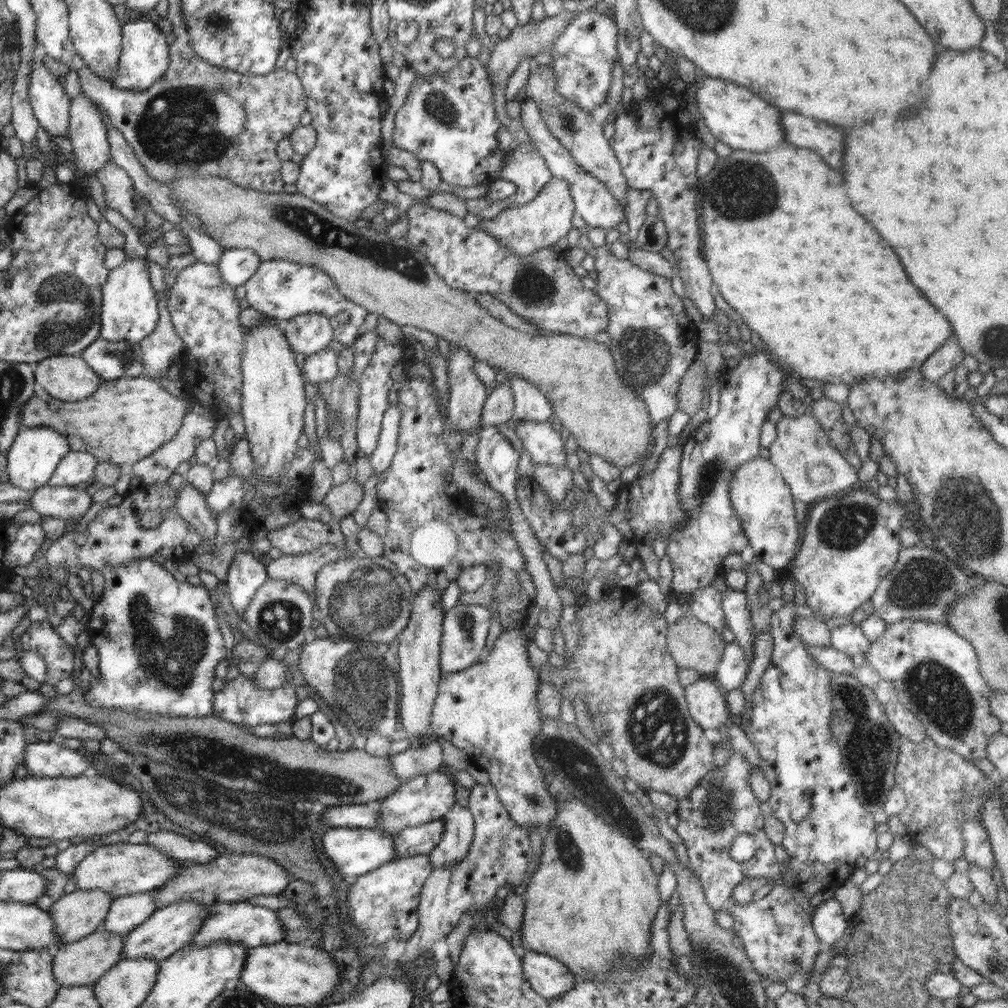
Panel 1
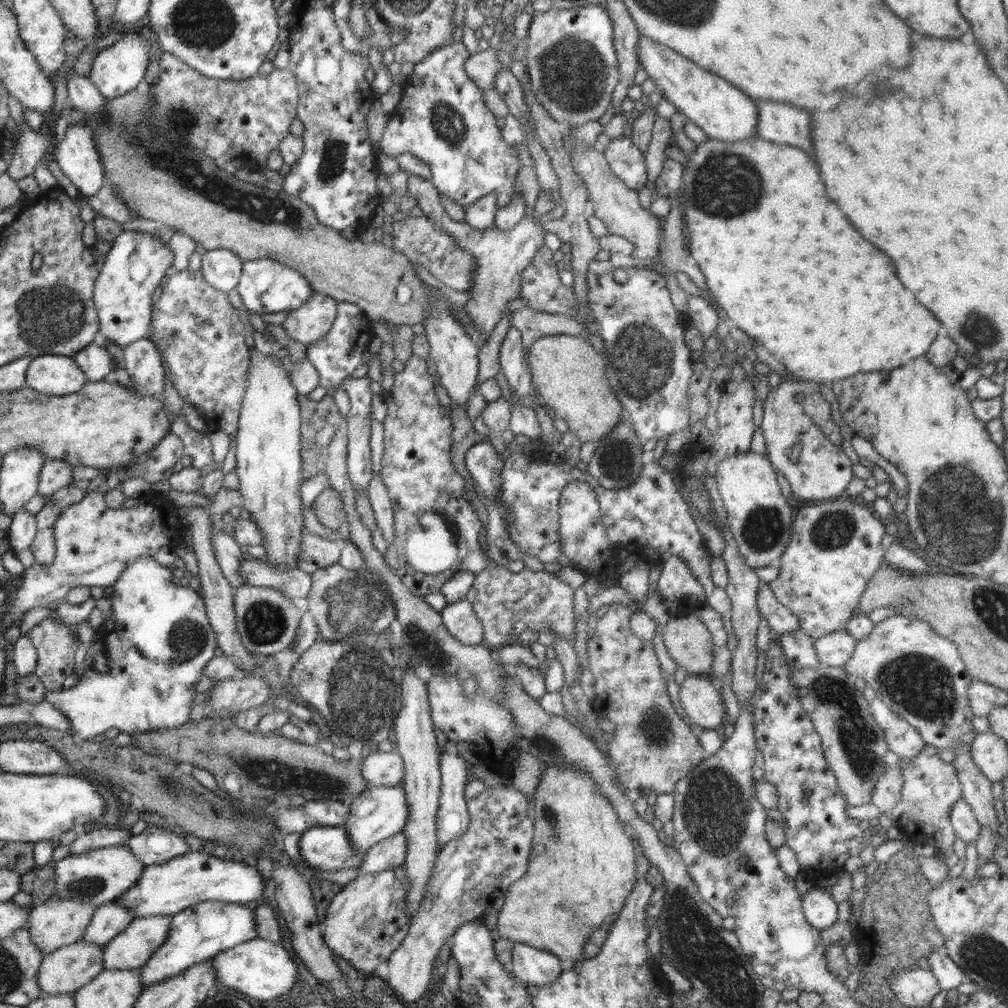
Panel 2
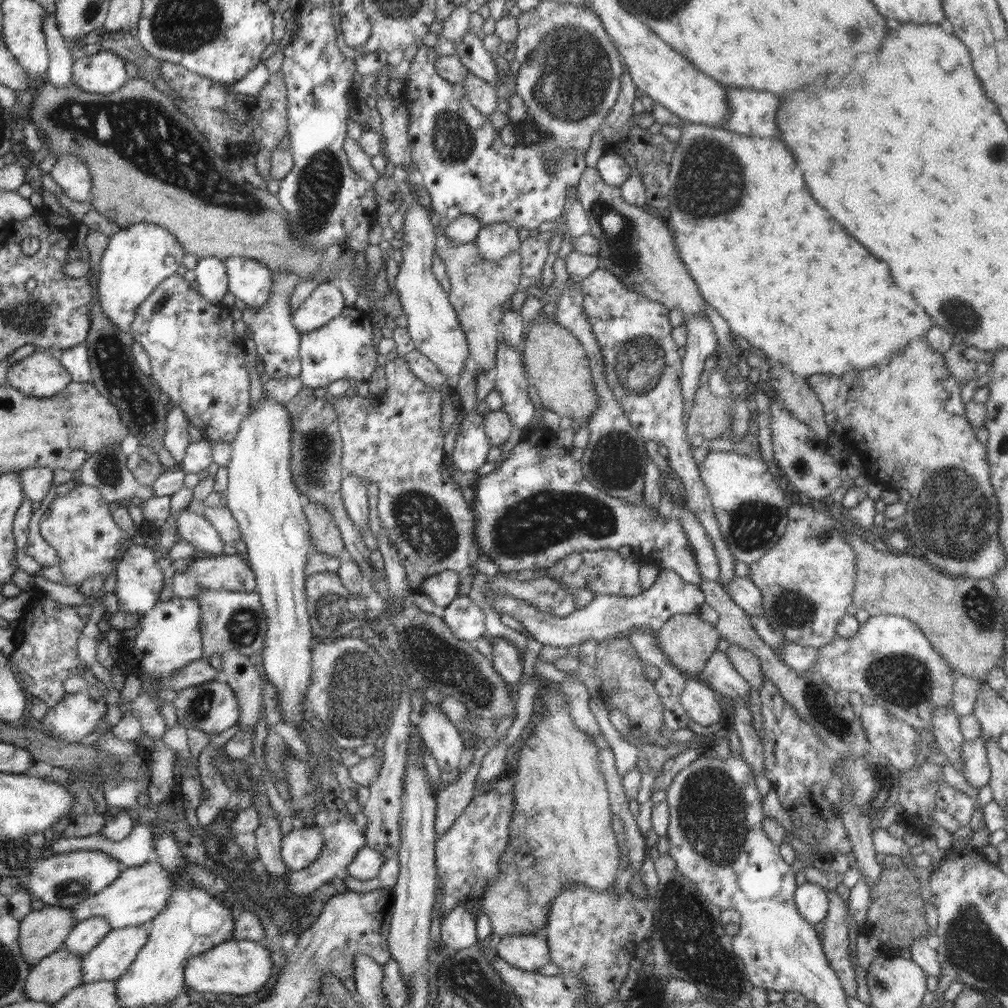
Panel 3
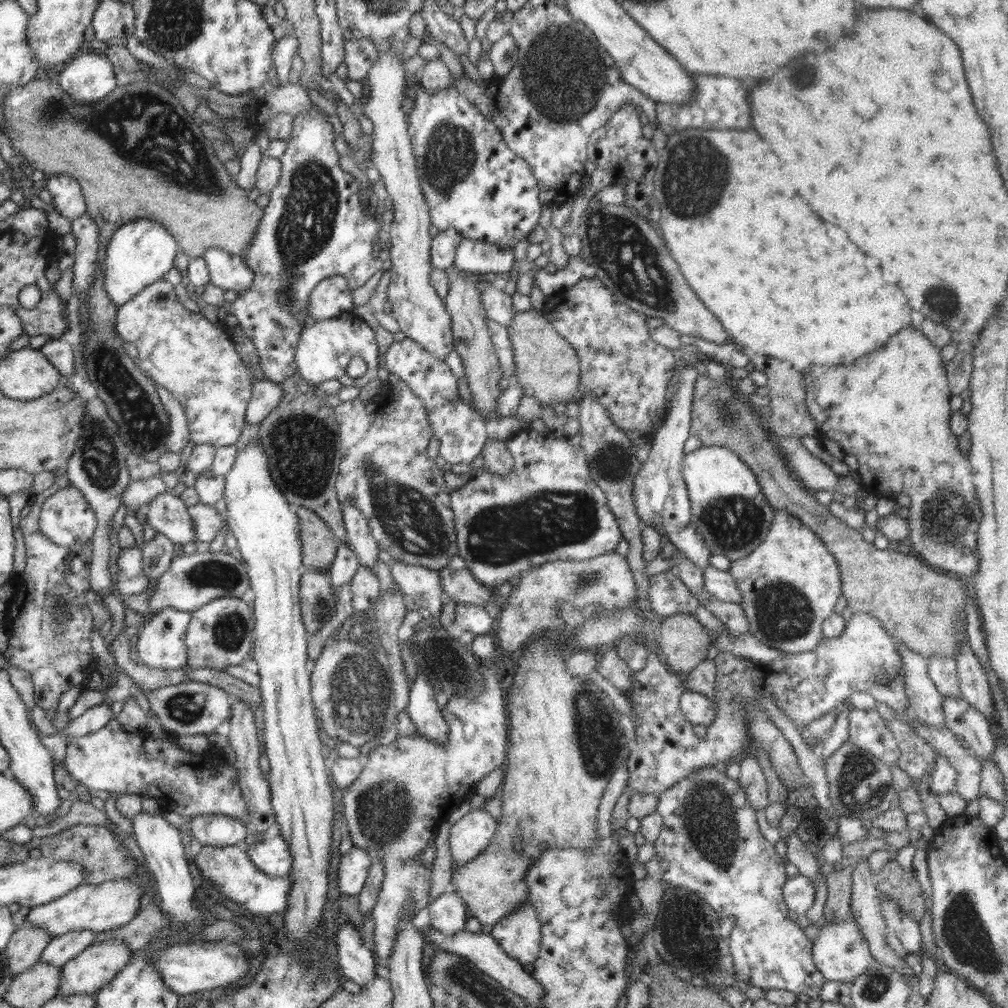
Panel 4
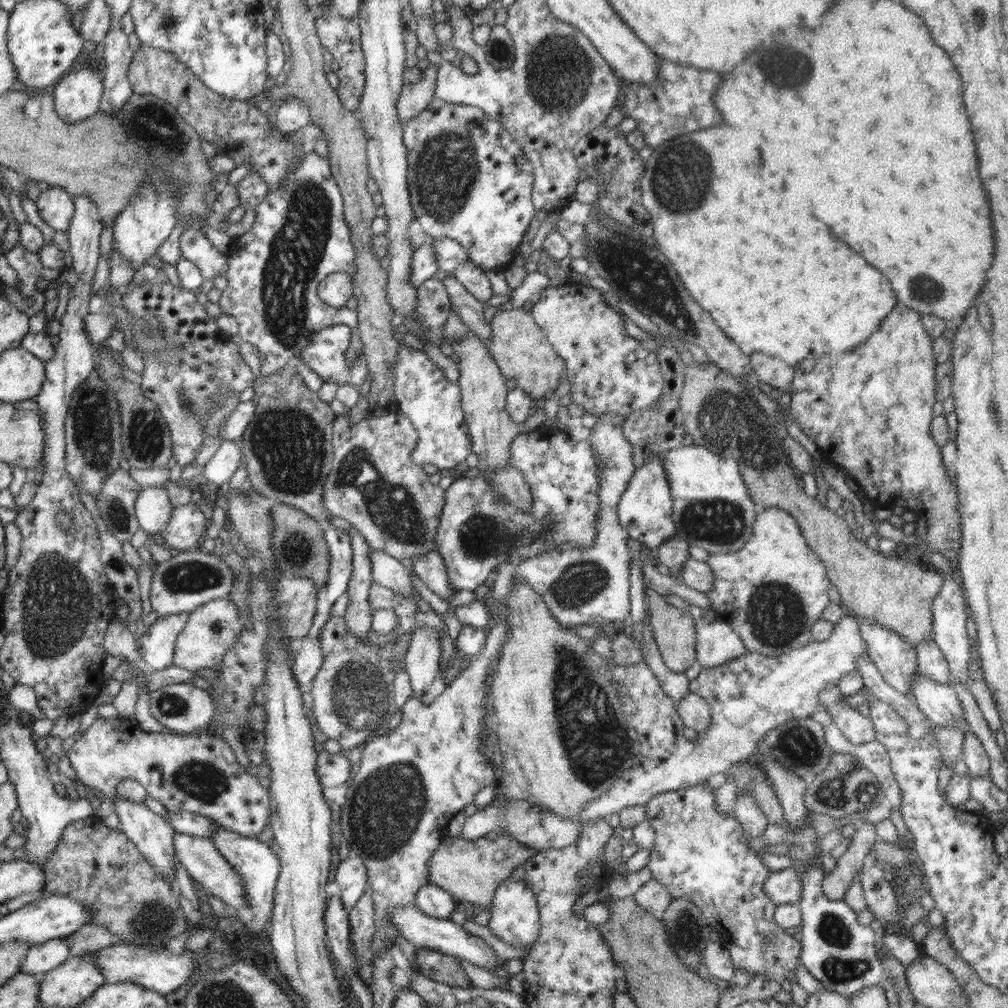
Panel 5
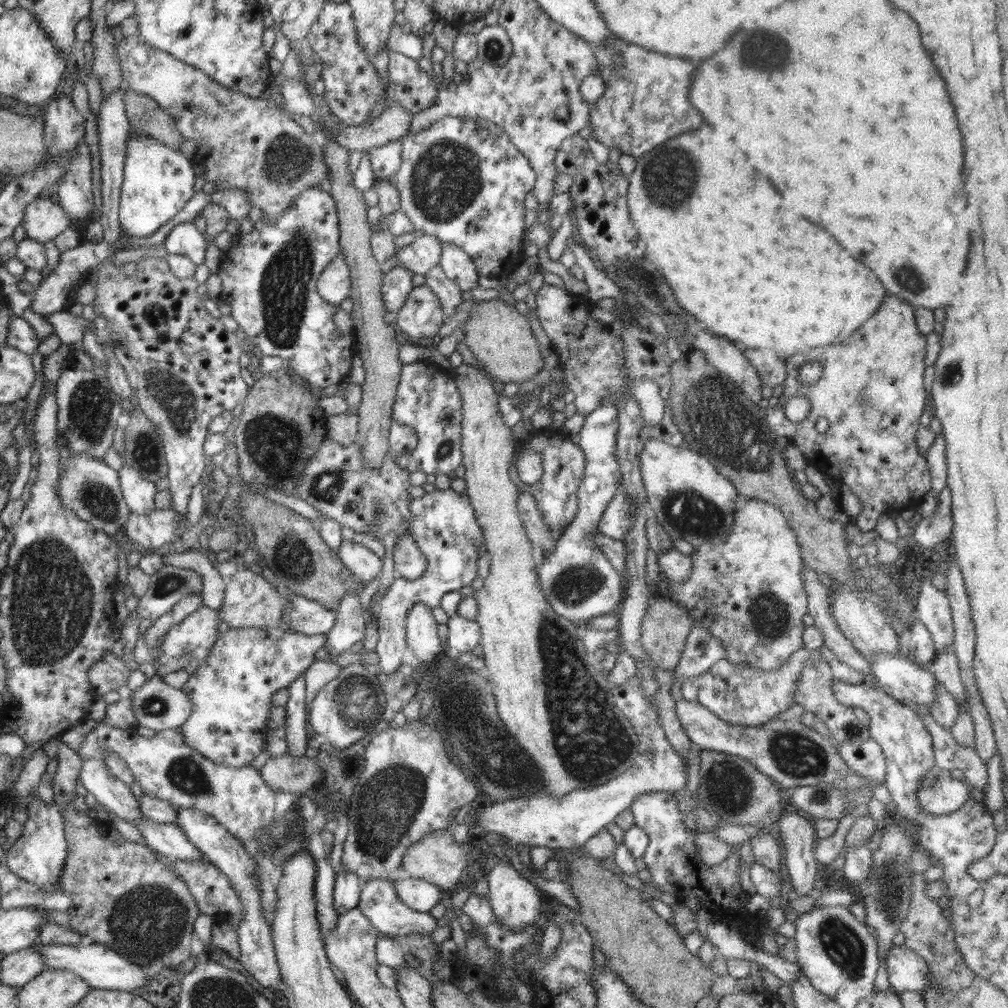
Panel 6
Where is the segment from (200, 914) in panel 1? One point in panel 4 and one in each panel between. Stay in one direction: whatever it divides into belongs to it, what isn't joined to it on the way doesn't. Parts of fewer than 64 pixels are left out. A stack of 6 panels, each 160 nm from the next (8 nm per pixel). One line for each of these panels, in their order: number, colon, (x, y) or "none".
2: (130, 949)
3: (113, 955)
4: (97, 965)

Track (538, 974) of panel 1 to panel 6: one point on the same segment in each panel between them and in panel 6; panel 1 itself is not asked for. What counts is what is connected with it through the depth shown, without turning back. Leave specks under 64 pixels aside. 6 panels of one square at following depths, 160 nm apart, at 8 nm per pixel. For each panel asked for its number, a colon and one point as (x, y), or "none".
2: (533, 966)
3: (529, 952)
4: (518, 934)
5: (514, 918)
6: (515, 902)

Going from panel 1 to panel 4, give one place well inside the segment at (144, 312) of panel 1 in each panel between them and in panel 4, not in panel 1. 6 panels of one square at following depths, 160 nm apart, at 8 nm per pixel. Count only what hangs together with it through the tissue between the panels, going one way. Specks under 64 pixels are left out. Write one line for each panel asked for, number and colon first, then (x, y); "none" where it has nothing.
2: (137, 263)
3: (138, 257)
4: (140, 252)

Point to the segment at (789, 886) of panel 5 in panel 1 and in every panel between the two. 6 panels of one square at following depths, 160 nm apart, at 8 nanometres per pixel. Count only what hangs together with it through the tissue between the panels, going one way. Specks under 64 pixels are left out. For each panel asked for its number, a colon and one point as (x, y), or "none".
1: (828, 921)
2: (821, 911)
3: (812, 902)
4: (799, 893)

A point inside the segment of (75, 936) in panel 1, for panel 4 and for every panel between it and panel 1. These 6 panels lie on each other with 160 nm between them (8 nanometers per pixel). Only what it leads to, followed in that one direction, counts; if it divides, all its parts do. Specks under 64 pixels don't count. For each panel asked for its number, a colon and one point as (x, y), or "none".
2: (54, 924)
3: (42, 932)
4: (24, 949)

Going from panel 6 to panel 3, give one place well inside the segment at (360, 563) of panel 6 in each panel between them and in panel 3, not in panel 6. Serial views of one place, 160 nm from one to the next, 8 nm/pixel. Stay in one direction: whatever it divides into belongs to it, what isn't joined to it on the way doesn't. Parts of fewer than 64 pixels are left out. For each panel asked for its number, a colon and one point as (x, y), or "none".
3: (442, 588)
4: (421, 585)
5: (388, 571)

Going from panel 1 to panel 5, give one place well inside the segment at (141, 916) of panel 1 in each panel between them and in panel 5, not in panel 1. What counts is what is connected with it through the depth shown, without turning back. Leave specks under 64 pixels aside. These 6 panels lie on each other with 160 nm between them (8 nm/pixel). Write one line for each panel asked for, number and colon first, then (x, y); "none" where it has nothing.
2: (111, 918)
3: (85, 935)
4: (62, 948)
5: (42, 957)

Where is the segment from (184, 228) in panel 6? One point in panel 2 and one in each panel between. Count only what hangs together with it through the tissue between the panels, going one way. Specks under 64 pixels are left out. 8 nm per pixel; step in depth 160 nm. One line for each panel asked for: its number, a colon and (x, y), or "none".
2: (266, 286)
3: (249, 281)
4: (228, 271)
5: (195, 246)

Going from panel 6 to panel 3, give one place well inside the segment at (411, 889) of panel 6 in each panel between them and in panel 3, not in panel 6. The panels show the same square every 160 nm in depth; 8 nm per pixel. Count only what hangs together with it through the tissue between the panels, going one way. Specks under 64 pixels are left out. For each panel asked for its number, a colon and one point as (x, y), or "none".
3: (458, 930)
4: (448, 914)
5: (430, 899)

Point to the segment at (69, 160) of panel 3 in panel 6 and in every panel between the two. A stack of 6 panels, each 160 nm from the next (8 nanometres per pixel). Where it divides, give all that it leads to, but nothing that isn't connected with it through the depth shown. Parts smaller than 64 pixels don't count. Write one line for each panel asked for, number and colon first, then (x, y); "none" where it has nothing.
4: (66, 194)
5: (56, 207)
6: (44, 219)

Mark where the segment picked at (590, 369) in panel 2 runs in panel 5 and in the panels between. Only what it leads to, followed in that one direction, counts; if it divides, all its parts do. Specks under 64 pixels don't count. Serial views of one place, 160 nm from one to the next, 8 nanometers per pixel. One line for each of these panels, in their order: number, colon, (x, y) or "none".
3: (557, 365)
4: (547, 368)
5: (518, 345)

